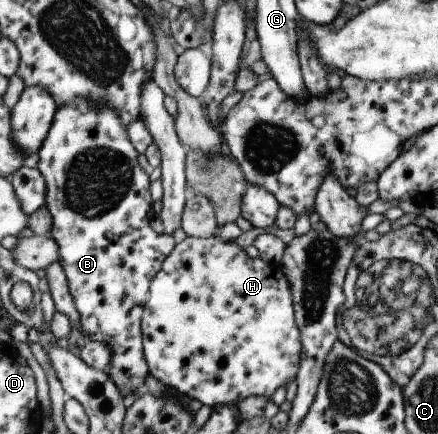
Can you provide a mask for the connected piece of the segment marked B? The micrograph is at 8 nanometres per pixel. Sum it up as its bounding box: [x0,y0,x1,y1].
[34,98,177,398]

